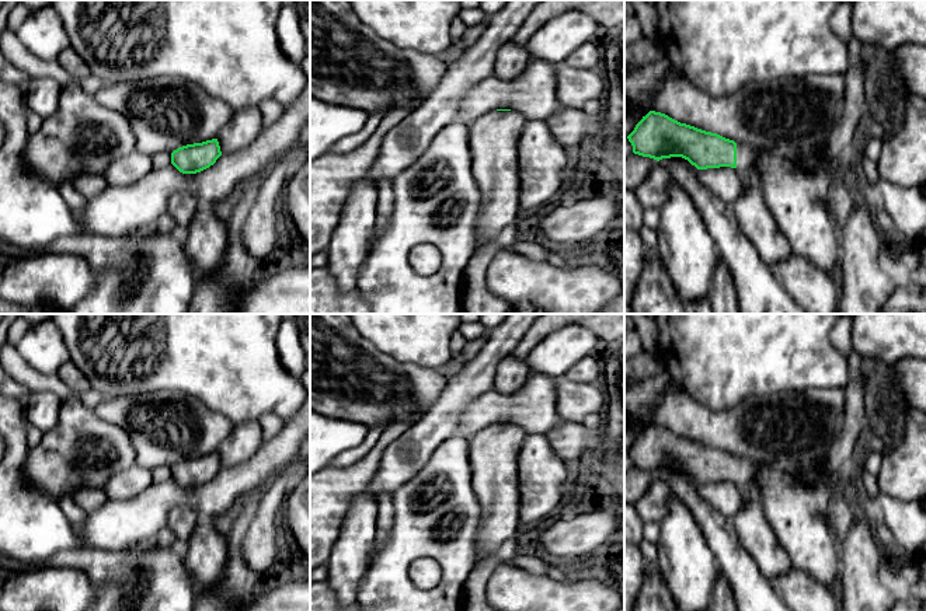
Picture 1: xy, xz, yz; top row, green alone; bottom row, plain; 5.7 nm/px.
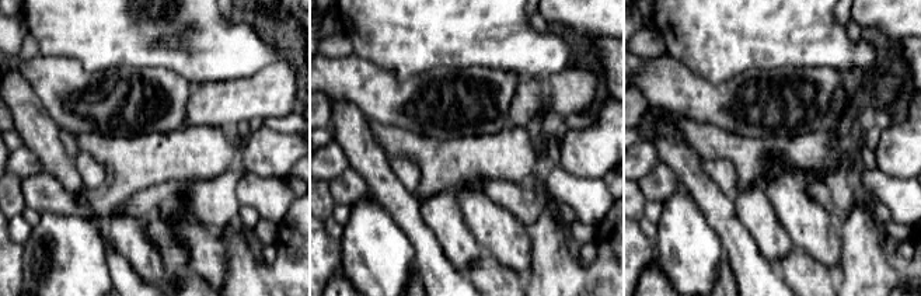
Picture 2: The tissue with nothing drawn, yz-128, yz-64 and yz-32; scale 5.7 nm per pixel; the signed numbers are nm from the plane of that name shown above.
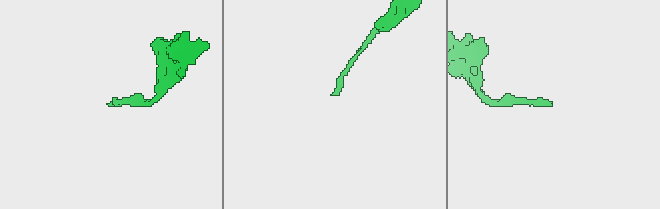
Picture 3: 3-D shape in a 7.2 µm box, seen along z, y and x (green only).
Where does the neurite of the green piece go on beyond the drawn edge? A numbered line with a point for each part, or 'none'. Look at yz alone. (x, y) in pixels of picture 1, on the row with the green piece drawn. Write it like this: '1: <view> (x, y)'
1: yz (747, 157)

